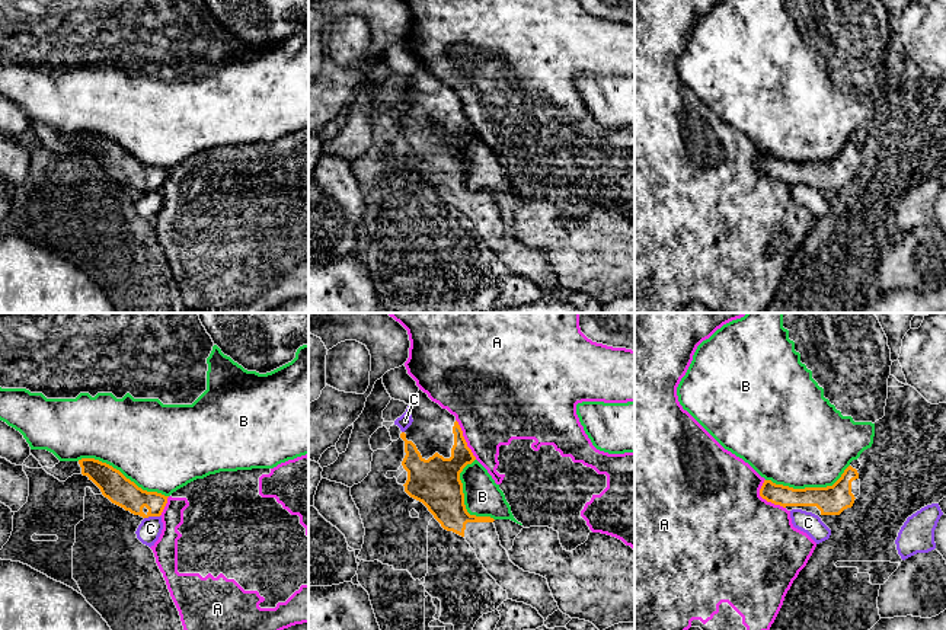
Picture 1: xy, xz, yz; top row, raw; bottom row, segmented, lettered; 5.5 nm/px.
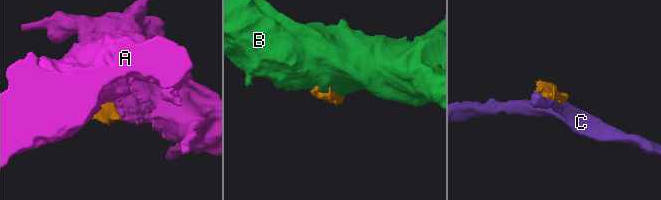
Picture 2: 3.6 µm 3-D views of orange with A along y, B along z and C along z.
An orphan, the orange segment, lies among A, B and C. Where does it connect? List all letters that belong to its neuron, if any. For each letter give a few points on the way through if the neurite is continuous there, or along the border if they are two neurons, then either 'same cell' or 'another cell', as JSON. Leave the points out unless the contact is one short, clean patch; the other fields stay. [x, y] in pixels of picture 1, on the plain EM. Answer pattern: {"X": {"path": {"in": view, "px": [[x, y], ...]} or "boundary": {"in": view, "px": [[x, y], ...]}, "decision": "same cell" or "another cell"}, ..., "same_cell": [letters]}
{"A": {"decision": "another cell"}, "B": {"decision": "another cell"}, "C": {"decision": "another cell"}, "same_cell": []}

